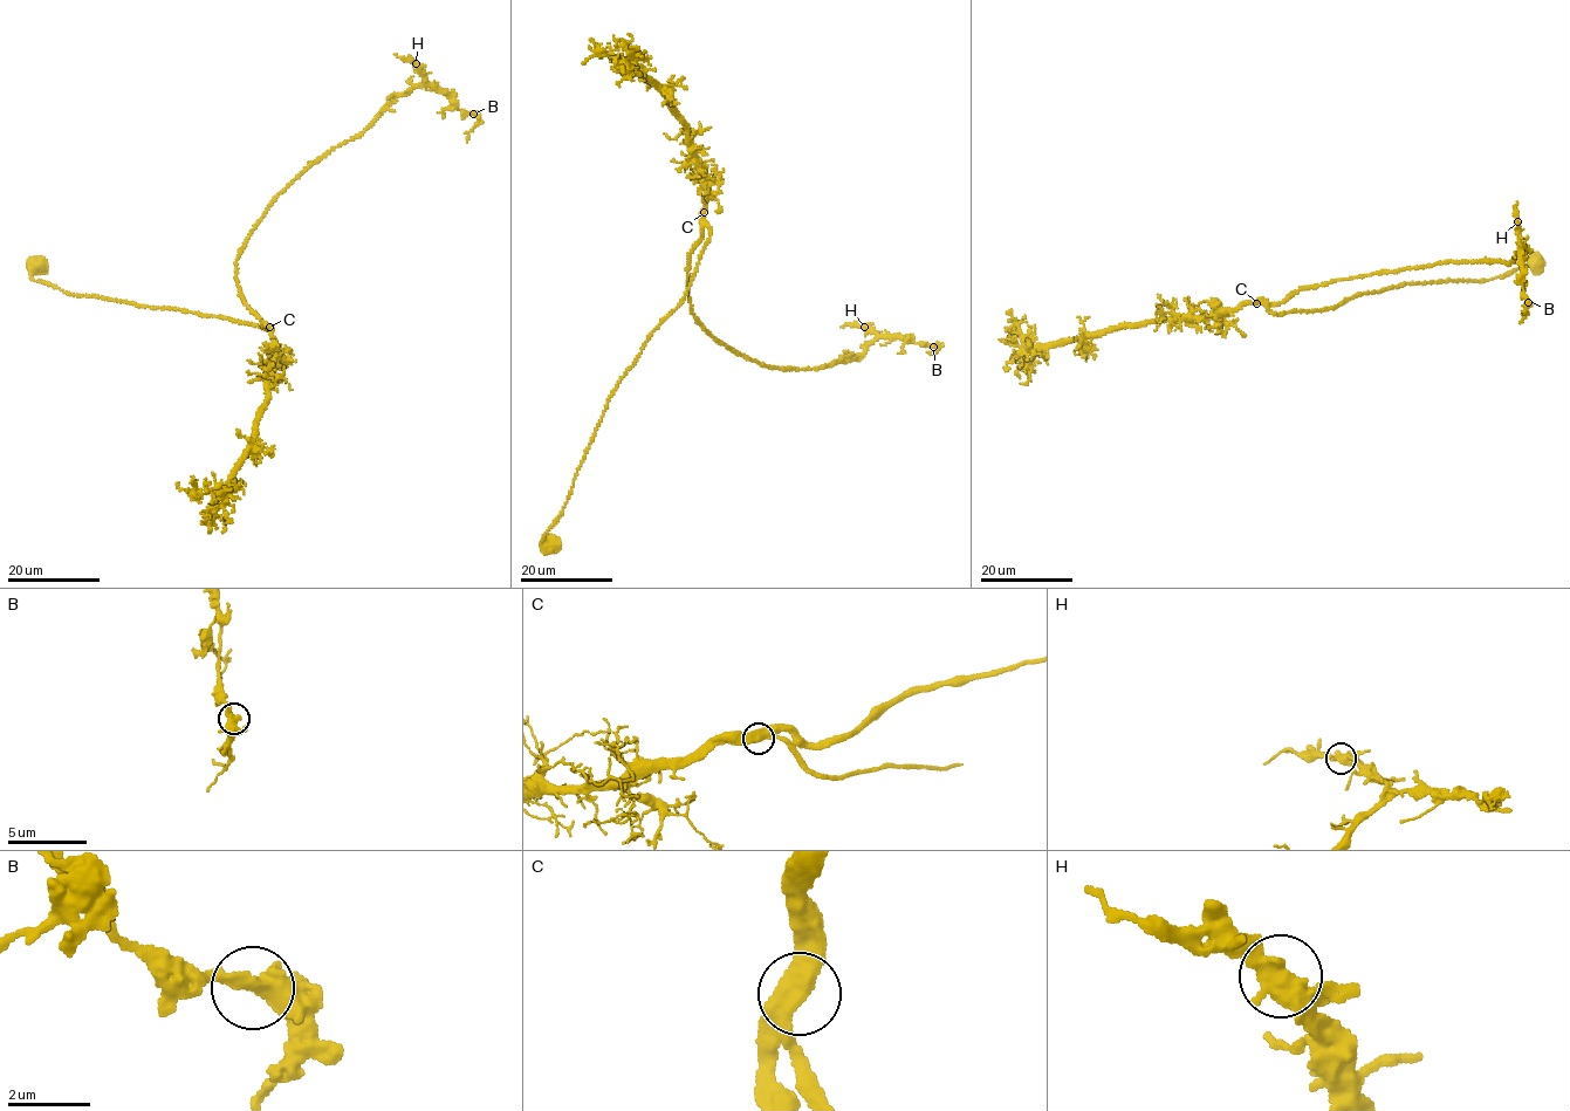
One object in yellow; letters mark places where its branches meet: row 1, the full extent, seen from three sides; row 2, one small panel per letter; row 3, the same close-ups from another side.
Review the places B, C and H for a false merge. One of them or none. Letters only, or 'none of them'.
none of them

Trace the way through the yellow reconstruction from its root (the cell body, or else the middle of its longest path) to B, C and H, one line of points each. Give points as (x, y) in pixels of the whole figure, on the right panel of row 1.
B: (1536, 262), (1483, 281), (1406, 282), (1322, 310), (1268, 307), (1376, 273), (1508, 265), (1523, 247), (1528, 302)
C: (1536, 262), (1483, 281), (1406, 282), (1362, 293), (1322, 310), (1276, 314), (1256, 302)
H: (1536, 262), (1483, 281), (1406, 282), (1322, 310), (1268, 307), (1376, 273), (1508, 265), (1527, 251), (1517, 221)

